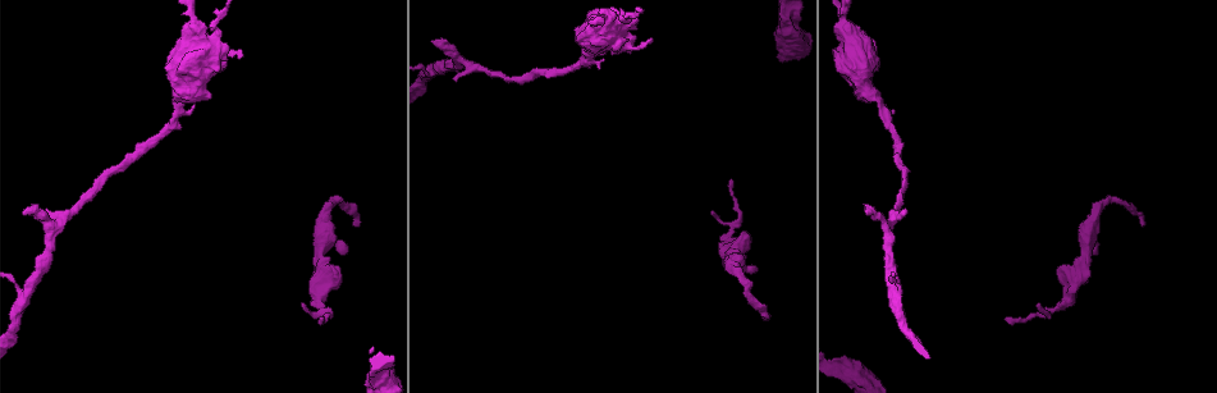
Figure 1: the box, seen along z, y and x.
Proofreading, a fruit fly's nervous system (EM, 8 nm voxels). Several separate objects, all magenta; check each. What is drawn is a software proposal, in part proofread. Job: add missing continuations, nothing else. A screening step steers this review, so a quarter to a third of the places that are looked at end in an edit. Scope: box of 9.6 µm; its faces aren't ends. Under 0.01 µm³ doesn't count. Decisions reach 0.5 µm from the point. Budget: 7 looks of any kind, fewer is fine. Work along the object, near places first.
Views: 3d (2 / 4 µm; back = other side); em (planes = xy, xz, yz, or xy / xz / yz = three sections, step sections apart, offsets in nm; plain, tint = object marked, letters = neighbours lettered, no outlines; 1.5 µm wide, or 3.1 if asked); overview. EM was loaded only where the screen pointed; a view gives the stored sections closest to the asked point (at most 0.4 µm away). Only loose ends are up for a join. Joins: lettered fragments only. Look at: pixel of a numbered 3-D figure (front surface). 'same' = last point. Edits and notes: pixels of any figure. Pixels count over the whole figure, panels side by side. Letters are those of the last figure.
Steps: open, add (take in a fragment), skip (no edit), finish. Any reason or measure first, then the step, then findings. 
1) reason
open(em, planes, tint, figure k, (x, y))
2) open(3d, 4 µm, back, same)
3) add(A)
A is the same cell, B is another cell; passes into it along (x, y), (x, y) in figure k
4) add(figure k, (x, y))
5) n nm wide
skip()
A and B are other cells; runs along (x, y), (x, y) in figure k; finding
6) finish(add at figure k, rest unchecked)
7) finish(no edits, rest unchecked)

an open end
open(3d, 4 µm, figure 1, (24, 213))

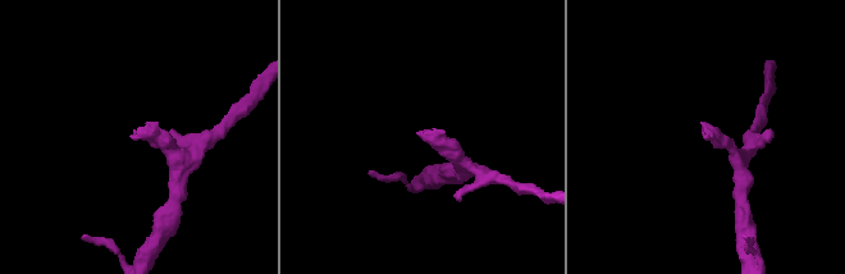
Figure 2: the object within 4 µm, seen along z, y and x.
open(em, planes, letters, figure 2, (419, 131))

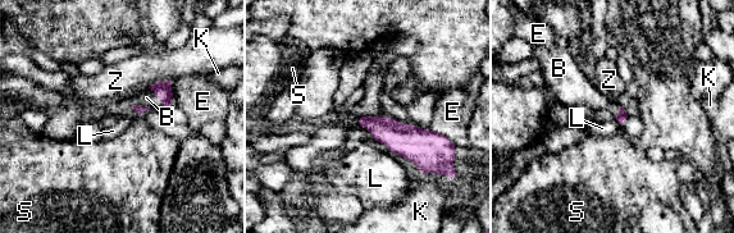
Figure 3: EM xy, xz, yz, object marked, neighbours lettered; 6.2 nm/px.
Z touches over 160 nm
add(B)
B is the same cell, E, K, L, S and Z are other cells; the neuron continues

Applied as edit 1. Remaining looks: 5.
thin end
open(3d, 4 µm, figure 1, (650, 37))

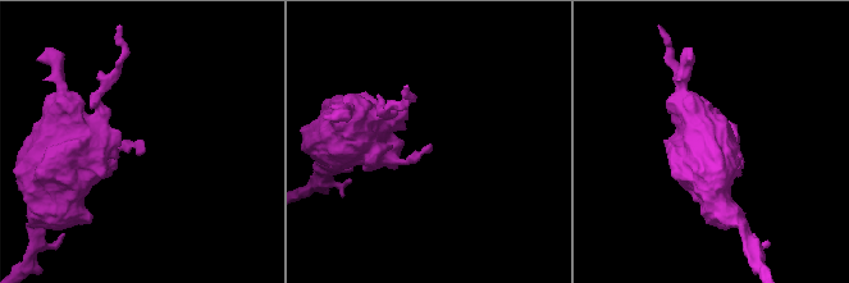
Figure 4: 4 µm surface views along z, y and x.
now the EM
open(em, planes, letters, figure 4, (144, 150))

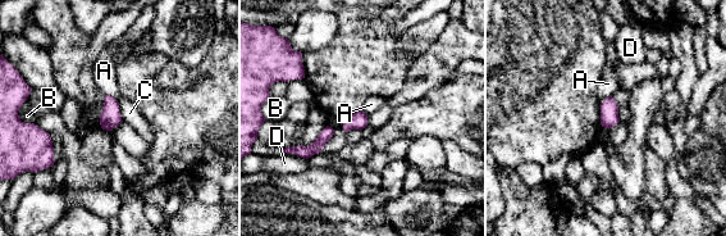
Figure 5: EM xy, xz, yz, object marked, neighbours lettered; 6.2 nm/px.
skip()
A, B, C and D are other cells; border along (117, 100), (123, 121) in figure 5; no lettered fragment goes on from it

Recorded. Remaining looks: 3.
free end
open(em, xz, step 8, tint, figure 1, (1140, 225))

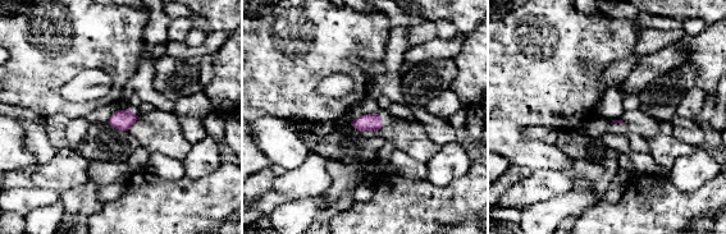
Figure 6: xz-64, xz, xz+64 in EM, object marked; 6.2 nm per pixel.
another direction
open(em, planes, letters, same)

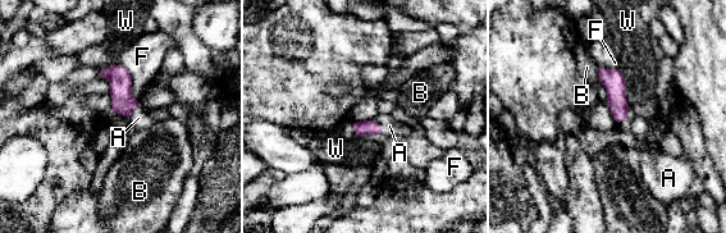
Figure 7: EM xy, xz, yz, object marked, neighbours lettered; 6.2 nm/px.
F touches over 300 nm
add(A)
A is the same cell, B, F and W are other cells; the neuron continues

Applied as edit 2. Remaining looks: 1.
finish(add at figure 3, add at figure 7, rest unchecked)

